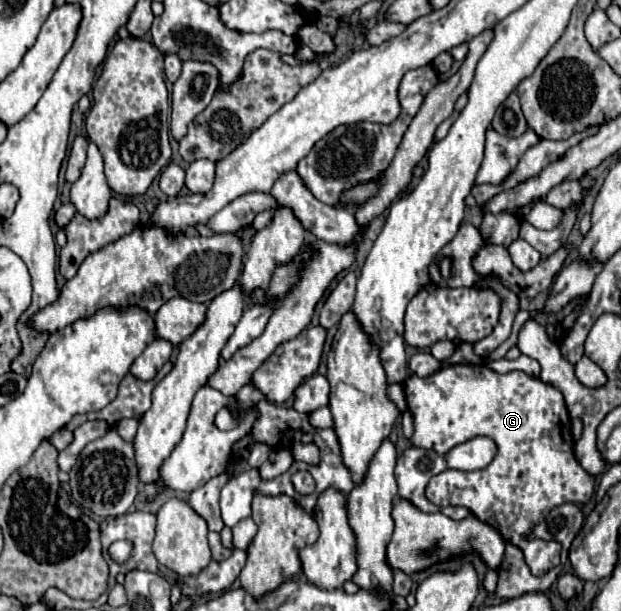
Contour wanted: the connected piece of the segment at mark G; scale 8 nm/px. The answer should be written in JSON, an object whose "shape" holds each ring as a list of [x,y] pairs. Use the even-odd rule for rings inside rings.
{"shape":[[[449,365],[439,369],[427,379],[411,375],[405,385],[405,397],[409,411],[413,413],[415,433],[411,443],[421,449],[431,449],[439,455],[445,455],[455,445],[461,445],[479,435],[489,437],[497,445],[497,455],[493,461],[481,471],[443,471],[433,477],[427,485],[427,499],[439,507],[447,505],[463,505],[469,509],[479,521],[491,525],[505,541],[519,547],[525,555],[525,563],[531,573],[541,577],[553,567],[559,565],[559,543],[545,541],[527,541],[523,535],[531,531],[531,527],[545,519],[545,515],[563,505],[563,503],[579,503],[587,505],[595,495],[597,479],[587,473],[579,461],[575,459],[575,441],[571,435],[571,417],[565,407],[565,399],[559,389],[541,379],[527,375],[523,371],[511,371],[507,375],[499,375],[491,371],[487,365]]]}

